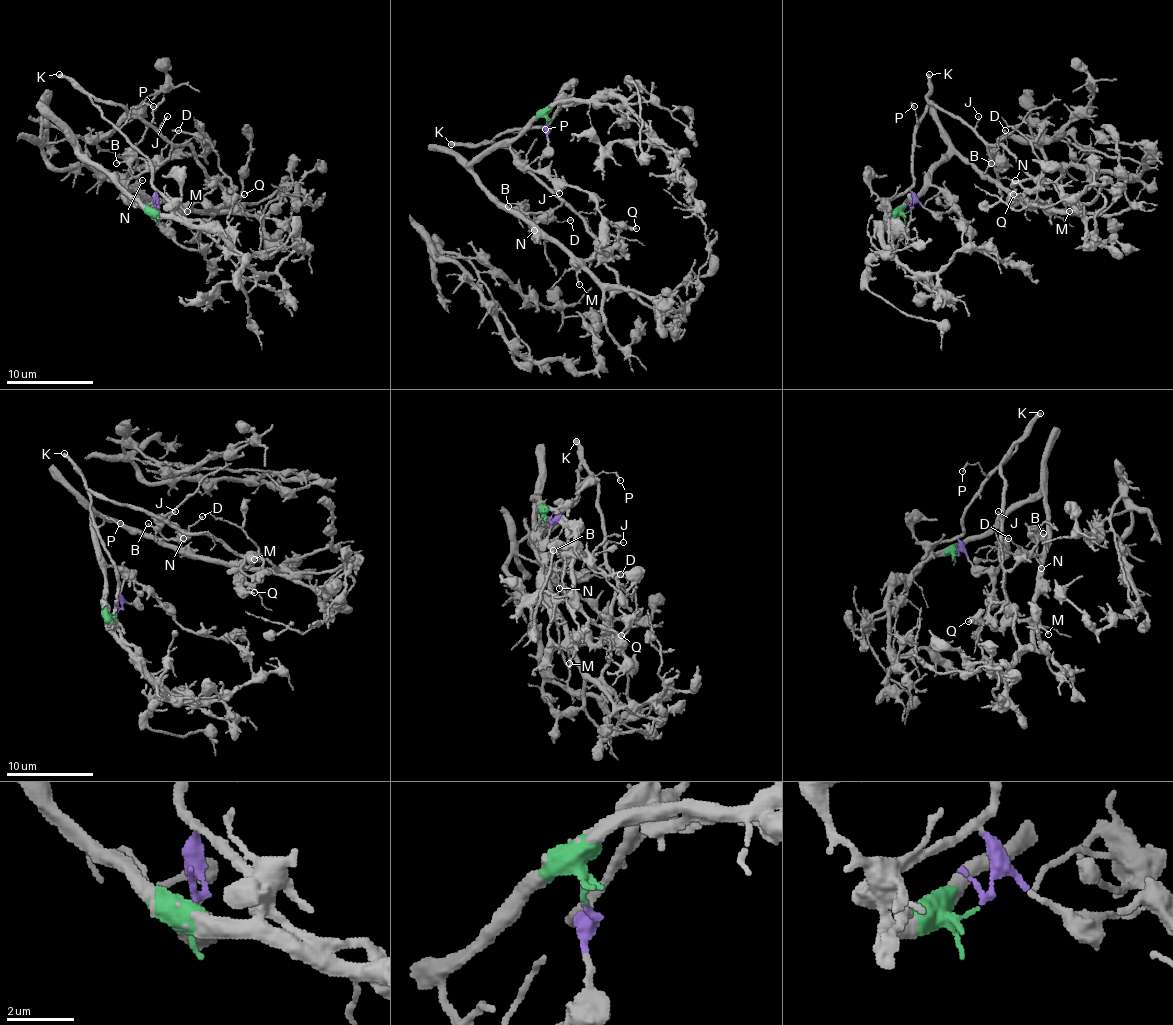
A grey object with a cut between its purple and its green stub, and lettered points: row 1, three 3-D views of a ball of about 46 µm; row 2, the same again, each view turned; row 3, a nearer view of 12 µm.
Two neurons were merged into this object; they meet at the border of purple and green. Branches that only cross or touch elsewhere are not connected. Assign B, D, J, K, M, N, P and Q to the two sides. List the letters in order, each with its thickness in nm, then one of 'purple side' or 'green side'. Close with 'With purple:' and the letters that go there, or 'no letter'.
B: 120 nm thick; green side
D: 140 nm thick; green side
J: 130 nm thick; purple side
K: 360 nm thick; purple side
M: 140 nm thick; green side
N: 130 nm thick; green side
P: 150 nm thick; purple side
Q: 200 nm thick; green side
With purple: J, K, P

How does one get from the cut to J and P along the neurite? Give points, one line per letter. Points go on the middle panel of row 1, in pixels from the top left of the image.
J: (547, 125), (505, 129), (490, 143), (507, 147), (549, 189), (560, 193)
P: (547, 125), (516, 127), (512, 132), (534, 125), (545, 129)

